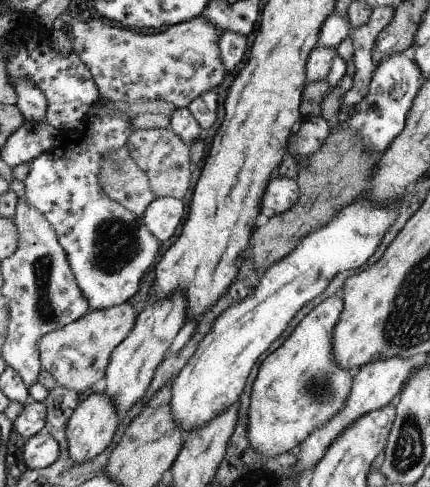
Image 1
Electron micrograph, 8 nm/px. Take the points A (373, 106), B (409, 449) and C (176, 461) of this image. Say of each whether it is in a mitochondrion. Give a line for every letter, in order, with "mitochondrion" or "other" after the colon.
A: other
B: mitochondrion
C: other

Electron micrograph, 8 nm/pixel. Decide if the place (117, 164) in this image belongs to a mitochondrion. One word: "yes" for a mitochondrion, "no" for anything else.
yes

